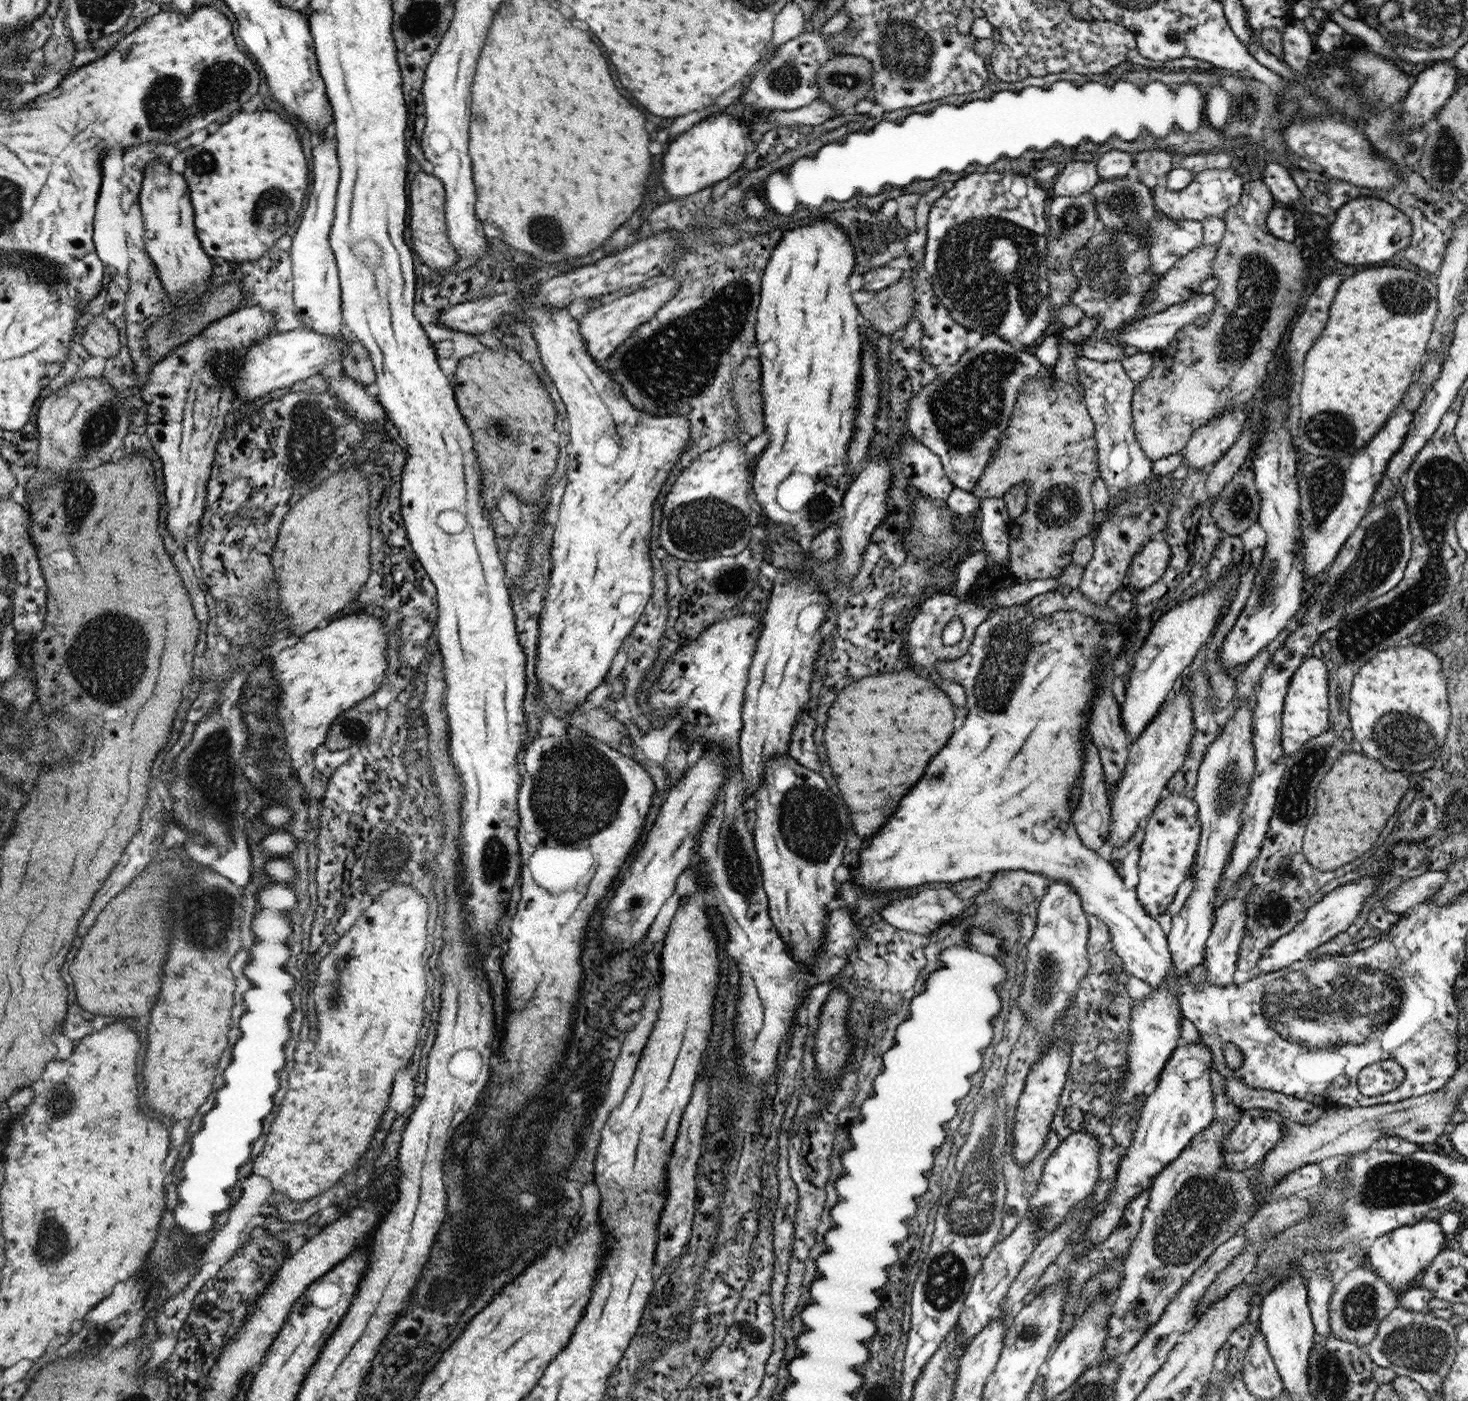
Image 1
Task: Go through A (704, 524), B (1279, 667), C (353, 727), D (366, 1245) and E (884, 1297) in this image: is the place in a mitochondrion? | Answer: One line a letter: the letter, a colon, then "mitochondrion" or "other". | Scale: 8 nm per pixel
A: mitochondrion
B: other
C: mitochondrion
D: other
E: other

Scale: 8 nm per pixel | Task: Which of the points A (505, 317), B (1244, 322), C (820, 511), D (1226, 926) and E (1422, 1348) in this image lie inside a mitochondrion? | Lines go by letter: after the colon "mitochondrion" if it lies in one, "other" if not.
A: other
B: mitochondrion
C: mitochondrion
D: other
E: mitochondrion

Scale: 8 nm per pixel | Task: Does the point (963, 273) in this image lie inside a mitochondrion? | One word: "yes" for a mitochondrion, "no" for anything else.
yes

